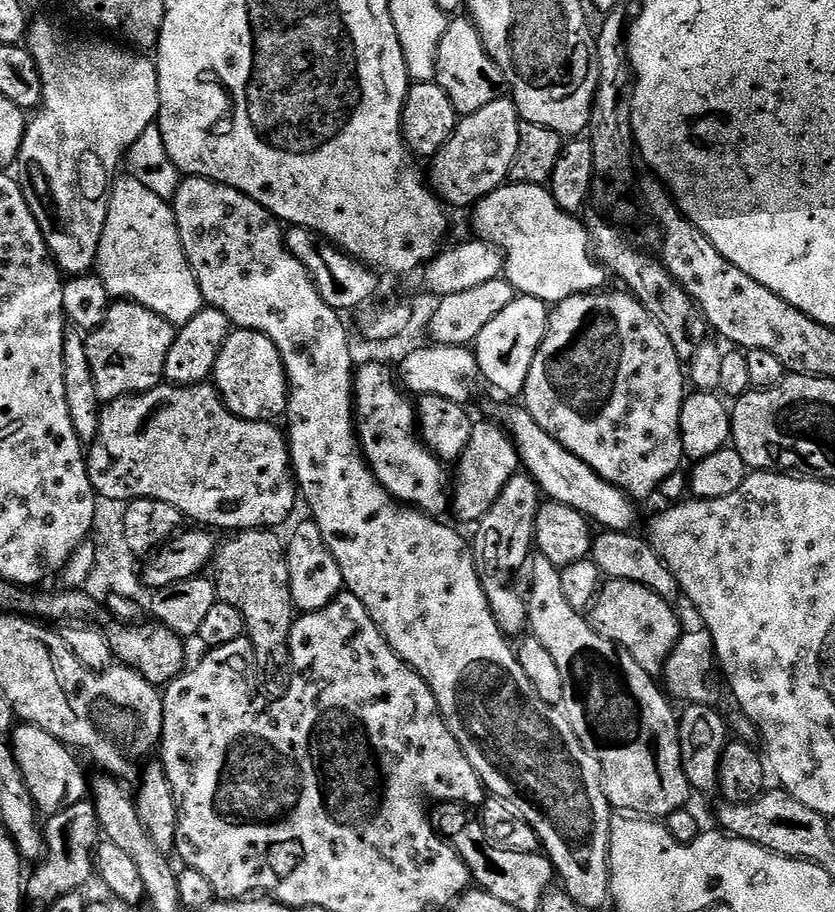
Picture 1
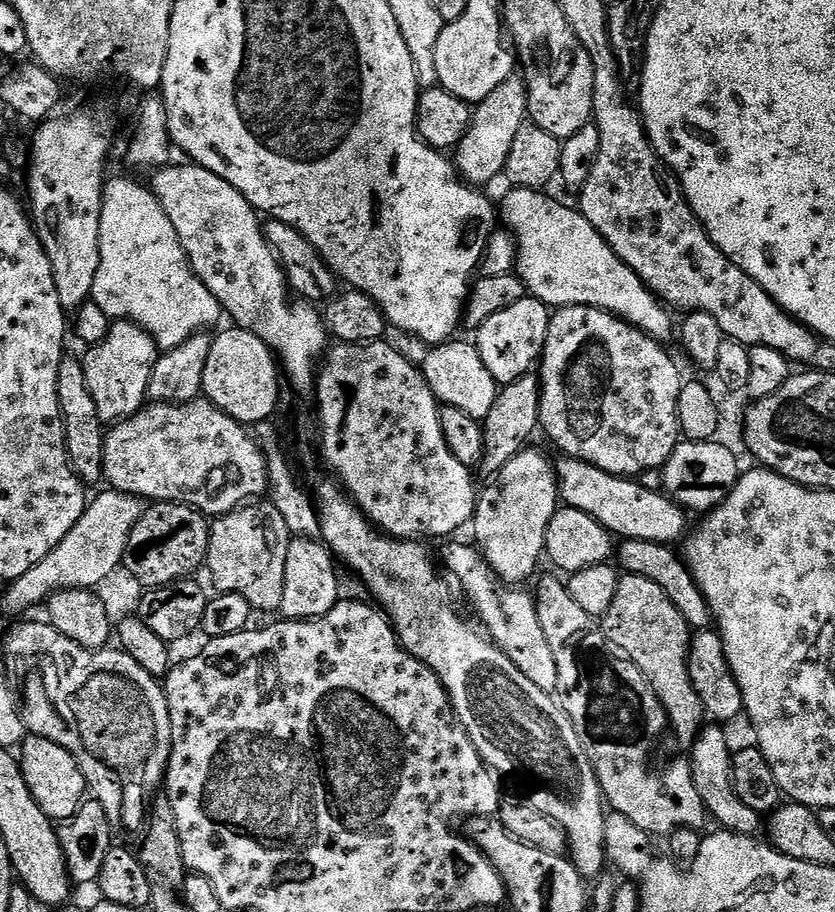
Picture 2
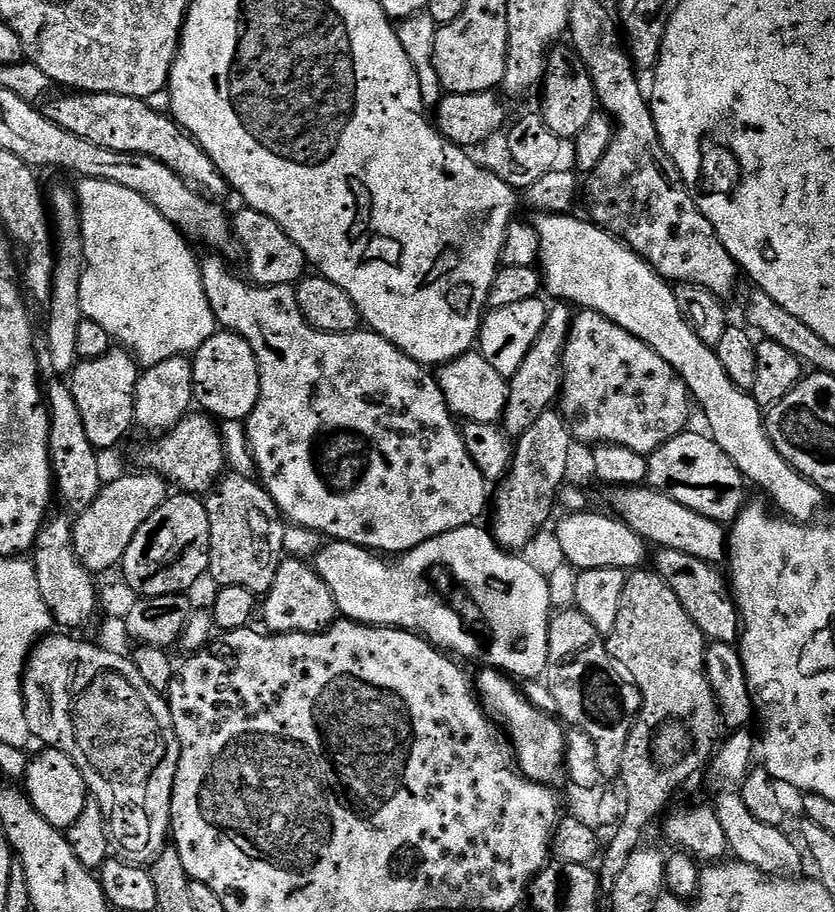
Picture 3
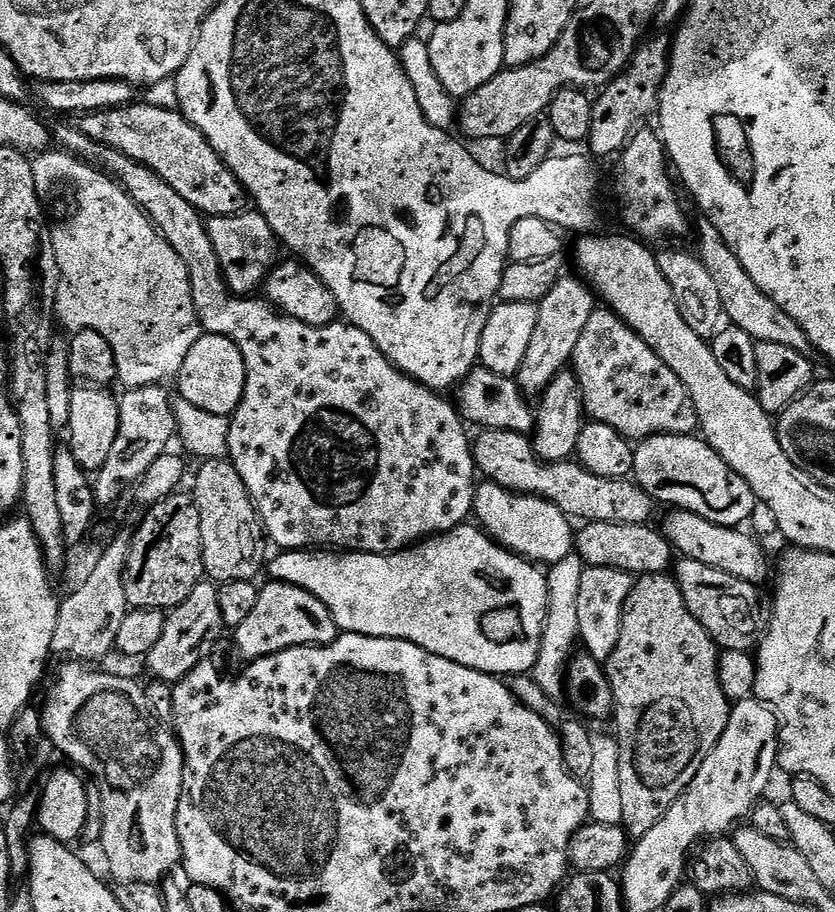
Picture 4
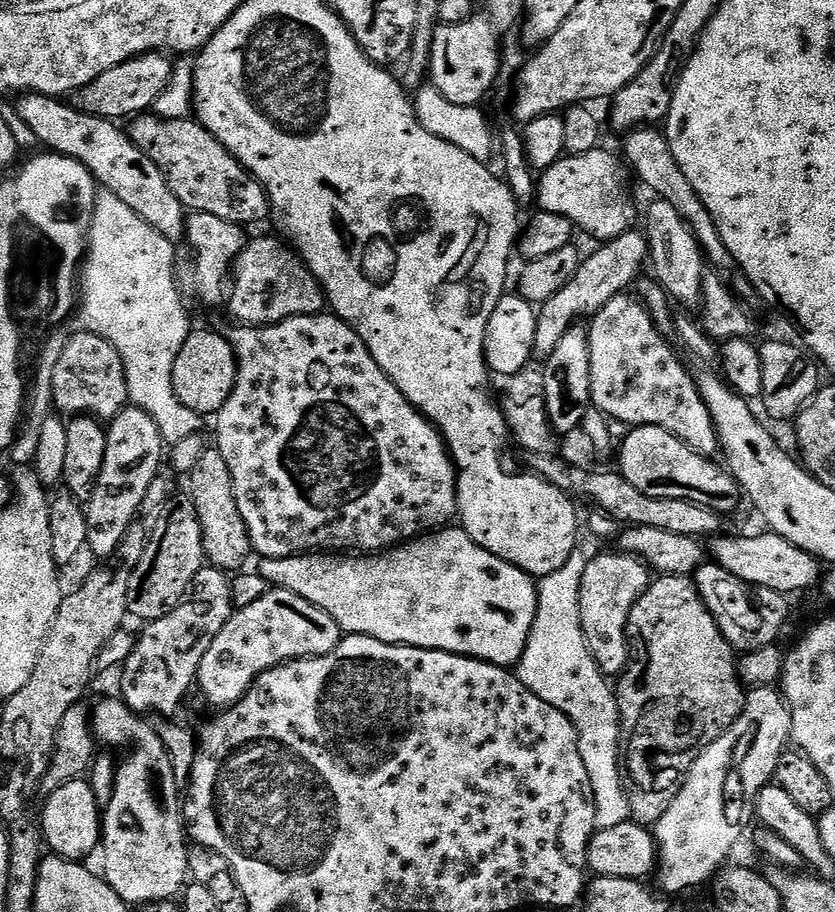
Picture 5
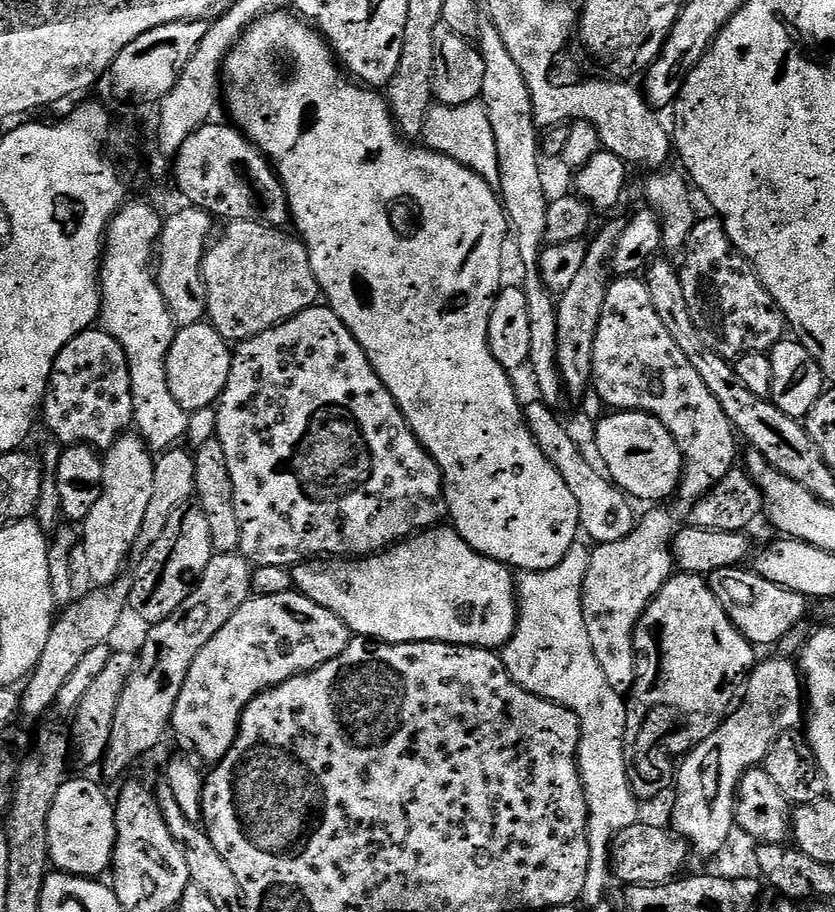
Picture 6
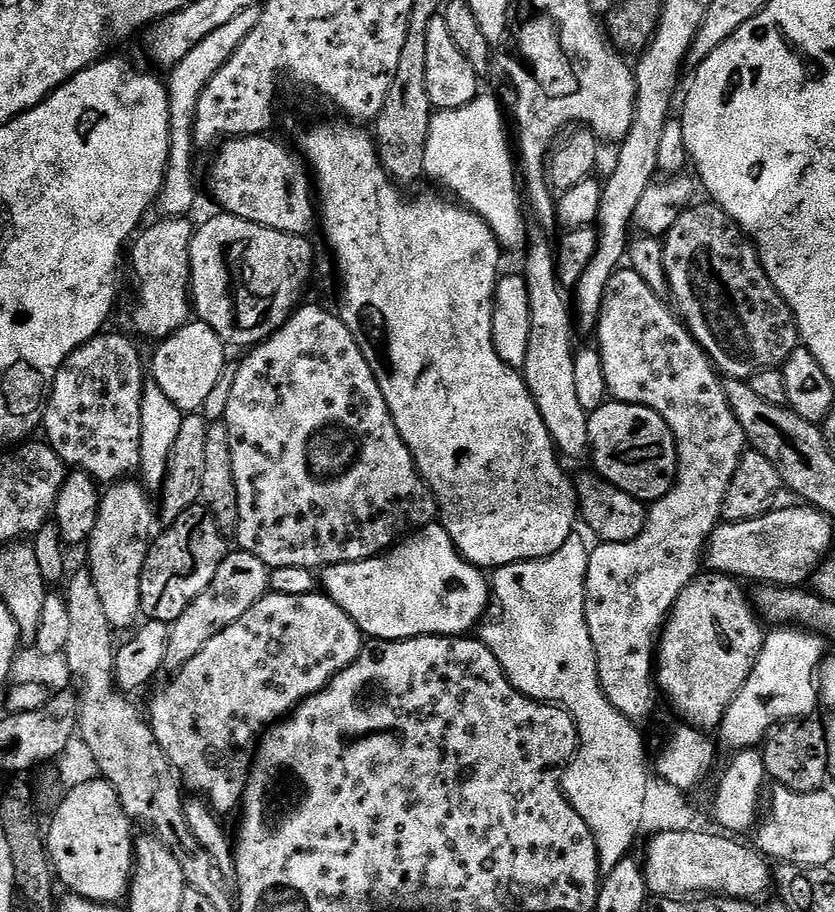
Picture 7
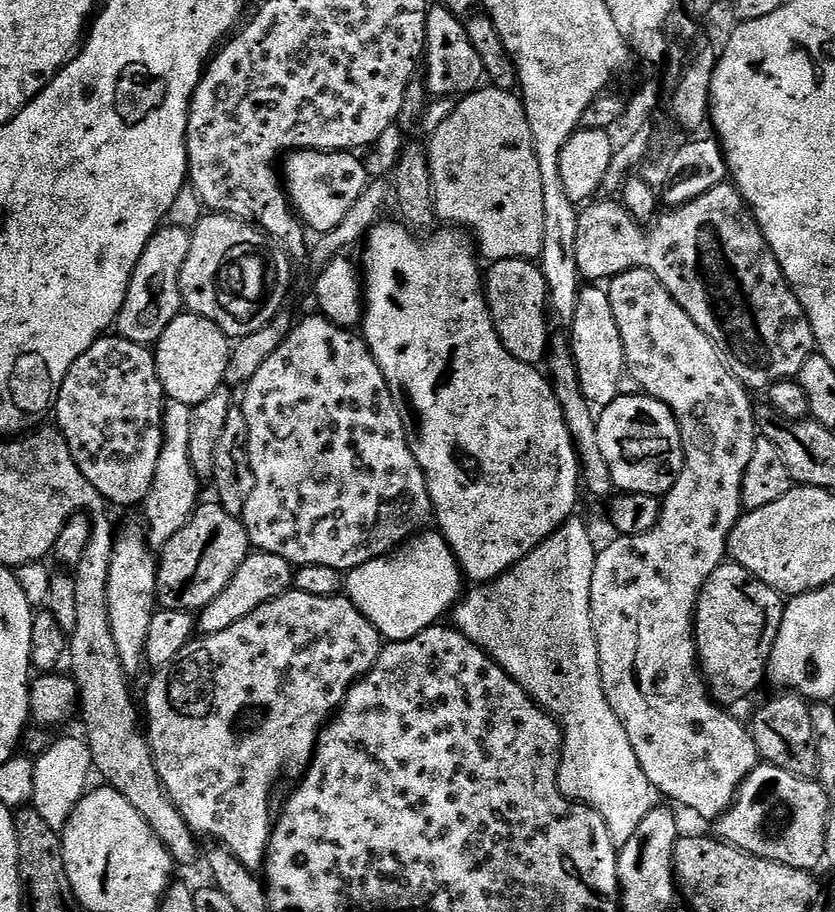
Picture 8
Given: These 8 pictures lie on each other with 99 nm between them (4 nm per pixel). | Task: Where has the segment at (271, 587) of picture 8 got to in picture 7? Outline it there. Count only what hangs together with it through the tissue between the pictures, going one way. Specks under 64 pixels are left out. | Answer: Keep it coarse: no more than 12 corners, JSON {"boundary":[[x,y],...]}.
{"boundary":[[229,551],[214,582],[170,625],[164,668],[269,595],[270,569]]}

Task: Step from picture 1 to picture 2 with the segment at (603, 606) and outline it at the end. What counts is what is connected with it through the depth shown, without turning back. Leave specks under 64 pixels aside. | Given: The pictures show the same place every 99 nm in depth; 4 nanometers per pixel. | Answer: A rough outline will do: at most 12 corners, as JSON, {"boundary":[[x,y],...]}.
{"boundary":[[621,575],[604,637],[690,746],[706,713],[693,629],[650,578]]}

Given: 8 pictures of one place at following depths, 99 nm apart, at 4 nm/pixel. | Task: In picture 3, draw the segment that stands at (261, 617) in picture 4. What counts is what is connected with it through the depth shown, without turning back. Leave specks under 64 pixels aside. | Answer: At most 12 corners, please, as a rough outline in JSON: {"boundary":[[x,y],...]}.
{"boundary":[[281,559],[263,597],[272,634],[322,632],[338,619],[311,563]]}

